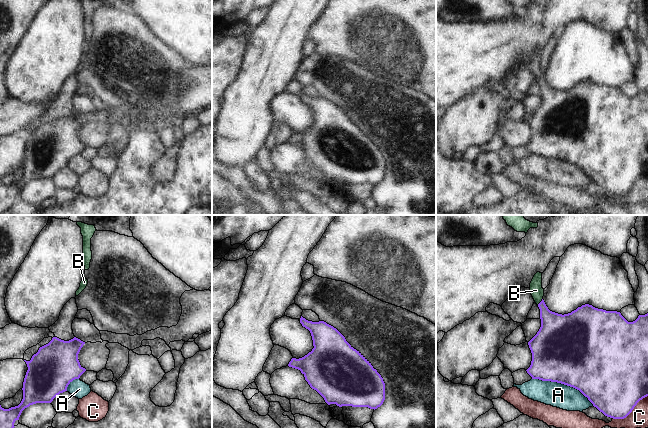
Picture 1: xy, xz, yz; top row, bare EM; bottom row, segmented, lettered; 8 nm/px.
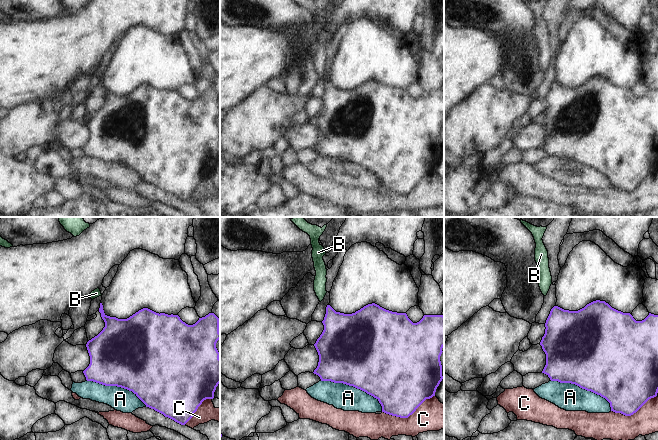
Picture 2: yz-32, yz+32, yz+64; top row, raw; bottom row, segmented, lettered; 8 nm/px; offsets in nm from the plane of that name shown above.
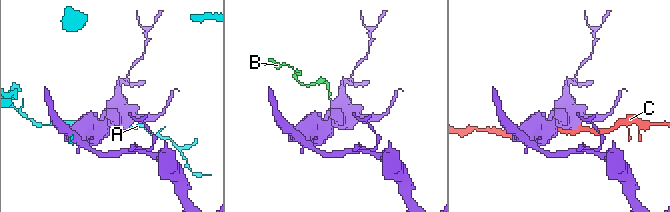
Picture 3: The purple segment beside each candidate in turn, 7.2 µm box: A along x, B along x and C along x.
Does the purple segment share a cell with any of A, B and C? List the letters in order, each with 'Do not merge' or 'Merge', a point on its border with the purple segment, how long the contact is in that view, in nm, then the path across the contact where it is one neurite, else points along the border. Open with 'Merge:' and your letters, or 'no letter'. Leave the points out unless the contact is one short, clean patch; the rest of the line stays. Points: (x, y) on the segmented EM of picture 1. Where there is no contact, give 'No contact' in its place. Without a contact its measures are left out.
Merge: B
A: Do not merge. Touches purple at yz (563, 383). Shared border 550 nm
B: Merge. Touches purple at yz (541, 301). Shared border 70 nm. Path across: yz (555, 328), (546, 316), (541, 301), (536, 290)
C: Do not merge. Touches purple at yz (630, 412). Shared border 340 nm. Boundary: yz (647, 395), (625, 417), (612, 418)

